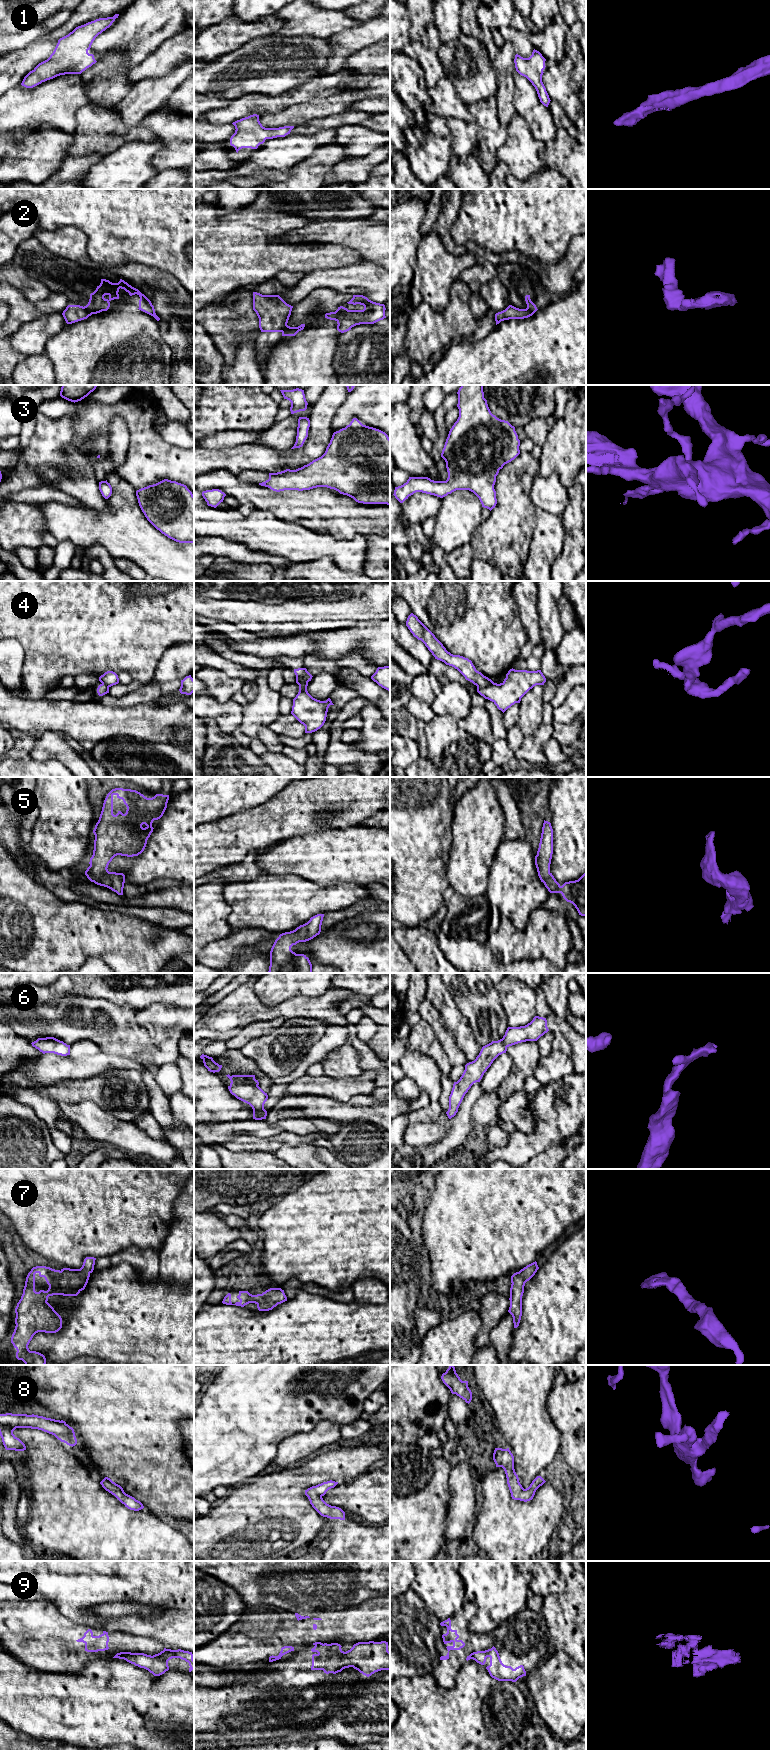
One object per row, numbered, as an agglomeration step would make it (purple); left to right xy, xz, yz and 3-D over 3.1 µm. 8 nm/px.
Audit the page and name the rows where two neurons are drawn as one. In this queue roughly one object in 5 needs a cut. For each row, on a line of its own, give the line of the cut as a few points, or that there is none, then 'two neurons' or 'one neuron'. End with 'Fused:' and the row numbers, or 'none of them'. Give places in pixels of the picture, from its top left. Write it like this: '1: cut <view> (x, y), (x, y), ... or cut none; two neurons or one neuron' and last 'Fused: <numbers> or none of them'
1: cut none; one neuron
2: cut xy (84, 306), (91, 314); two neurons
3: cut none; one neuron
4: cut none; one neuron
5: cut none; one neuron
6: cut none; one neuron
7: cut none; one neuron
8: cut none; one neuron
9: cut xy (122, 1652), (117, 1657); two neurons
Fused: 2, 9

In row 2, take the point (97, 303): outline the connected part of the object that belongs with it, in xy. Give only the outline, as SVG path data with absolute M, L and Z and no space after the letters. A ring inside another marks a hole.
M101 279L101 283L96 290L90 294L89 302L85 307L91 314L97 314L107 311L110 307L110 301L119 299L119 289L124 289L130 296L137 294L140 297L139 310L153 316L157 321L160 318L156 315L151 301L138 289L132 287L124 280L120 279L118 283L112 283L109 280Z

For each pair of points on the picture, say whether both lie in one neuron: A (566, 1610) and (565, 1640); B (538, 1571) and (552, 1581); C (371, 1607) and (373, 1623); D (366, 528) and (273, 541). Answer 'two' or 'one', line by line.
A: one
B: one
C: one
D: two

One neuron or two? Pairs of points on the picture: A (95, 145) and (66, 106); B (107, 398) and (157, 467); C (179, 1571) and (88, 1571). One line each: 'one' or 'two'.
A: two
B: two
C: one

